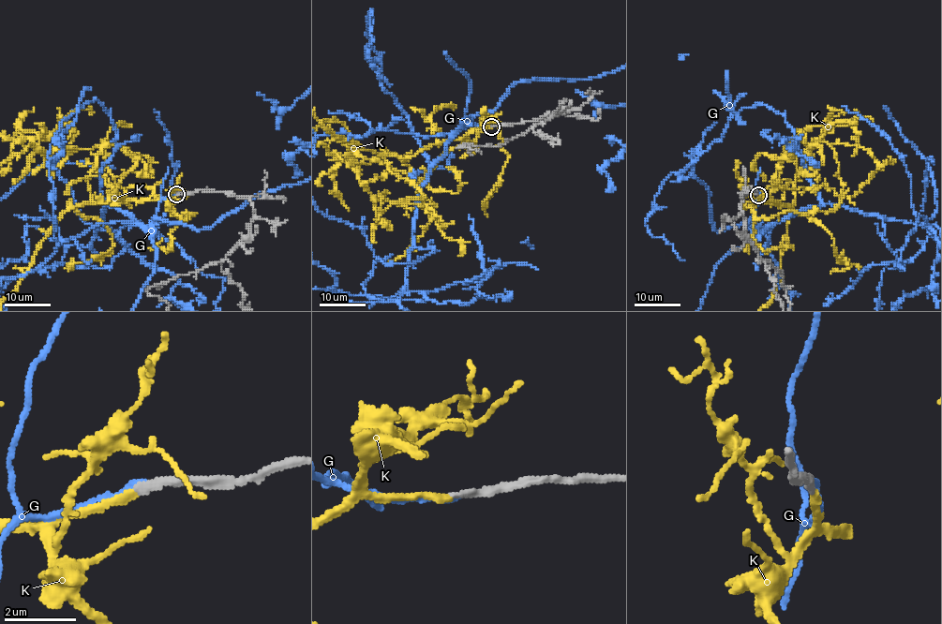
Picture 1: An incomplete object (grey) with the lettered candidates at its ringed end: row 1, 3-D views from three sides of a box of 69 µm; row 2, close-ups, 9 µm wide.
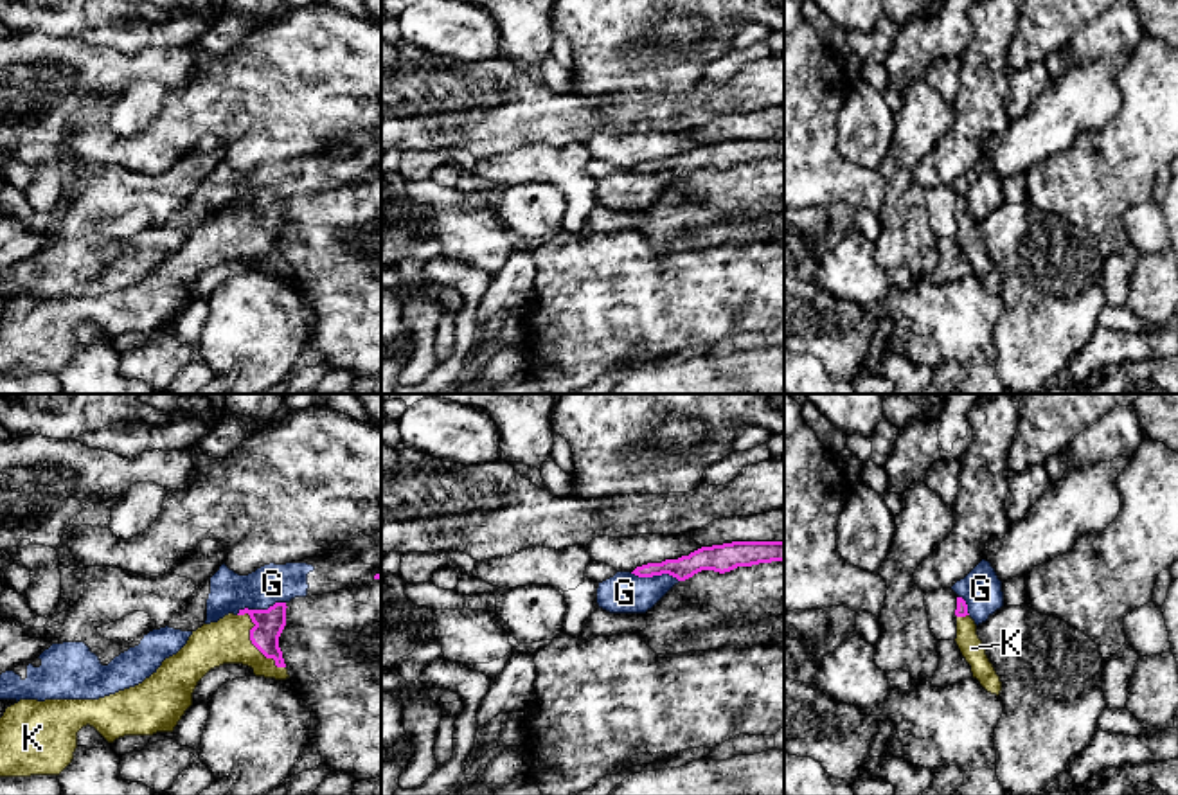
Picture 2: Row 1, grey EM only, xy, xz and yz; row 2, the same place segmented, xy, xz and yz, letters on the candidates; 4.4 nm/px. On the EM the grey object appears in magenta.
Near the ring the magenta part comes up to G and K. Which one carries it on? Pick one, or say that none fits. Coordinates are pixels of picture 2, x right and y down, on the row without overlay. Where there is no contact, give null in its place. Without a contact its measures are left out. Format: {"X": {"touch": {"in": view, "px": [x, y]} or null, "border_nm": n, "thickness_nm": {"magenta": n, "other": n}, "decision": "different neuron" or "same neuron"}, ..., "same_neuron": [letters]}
{"G": {"touch": {"in": "xy", "px": [259, 207]}, "border_nm": 240, "thickness_nm": {"magenta": 130, "other": 180}, "decision": "different neuron"}, "K": {"touch": {"in": "xy", "px": [250, 236]}, "border_nm": 320, "thickness_nm": {"magenta": 130, "other": 200}, "decision": "same neuron"}, "same_neuron": ["K"]}

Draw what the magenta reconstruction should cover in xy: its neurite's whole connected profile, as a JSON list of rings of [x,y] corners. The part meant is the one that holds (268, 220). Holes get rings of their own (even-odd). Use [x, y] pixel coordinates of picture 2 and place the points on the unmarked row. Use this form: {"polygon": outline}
{"polygon": [[[286,200],[268,207],[239,207],[218,219],[203,221],[187,241],[142,281],[99,297],[20,297],[0,315],[0,374],[59,372],[74,356],[77,329],[90,322],[108,340],[124,333],[153,333],[173,329],[185,308],[192,302],[198,279],[223,261],[243,261],[255,273],[290,275],[279,234],[286,223]]]}

